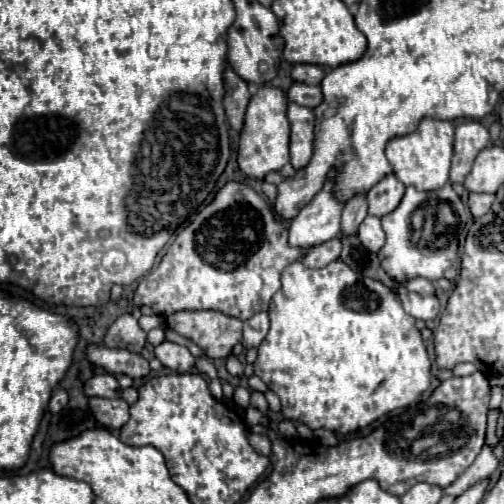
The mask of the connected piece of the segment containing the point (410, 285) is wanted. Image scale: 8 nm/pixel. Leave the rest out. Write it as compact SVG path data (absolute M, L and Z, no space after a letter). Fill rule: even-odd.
M412 278L412 280L404 282L404 286L406 286L408 292L416 292L416 294L422 294L422 296L436 292L434 284L430 280L426 280L426 278Z

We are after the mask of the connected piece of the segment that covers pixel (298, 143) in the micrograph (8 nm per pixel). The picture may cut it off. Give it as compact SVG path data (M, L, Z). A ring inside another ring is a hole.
M290 104L288 106L288 120L292 124L292 134L290 134L290 164L294 170L302 170L312 154L314 154L314 126L316 126L316 116L314 110L300 106L300 104Z

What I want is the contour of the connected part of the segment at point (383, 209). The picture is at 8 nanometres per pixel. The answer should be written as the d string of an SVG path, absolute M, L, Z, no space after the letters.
M394 174L384 176L368 192L368 214L382 218L382 216L390 214L392 210L396 210L396 206L400 204L400 200L404 196L404 188L406 186Z

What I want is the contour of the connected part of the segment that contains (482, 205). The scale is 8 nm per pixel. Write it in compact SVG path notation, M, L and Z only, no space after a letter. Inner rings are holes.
M470 194L468 206L470 206L472 216L474 218L484 216L492 208L492 202L494 202L494 194Z

